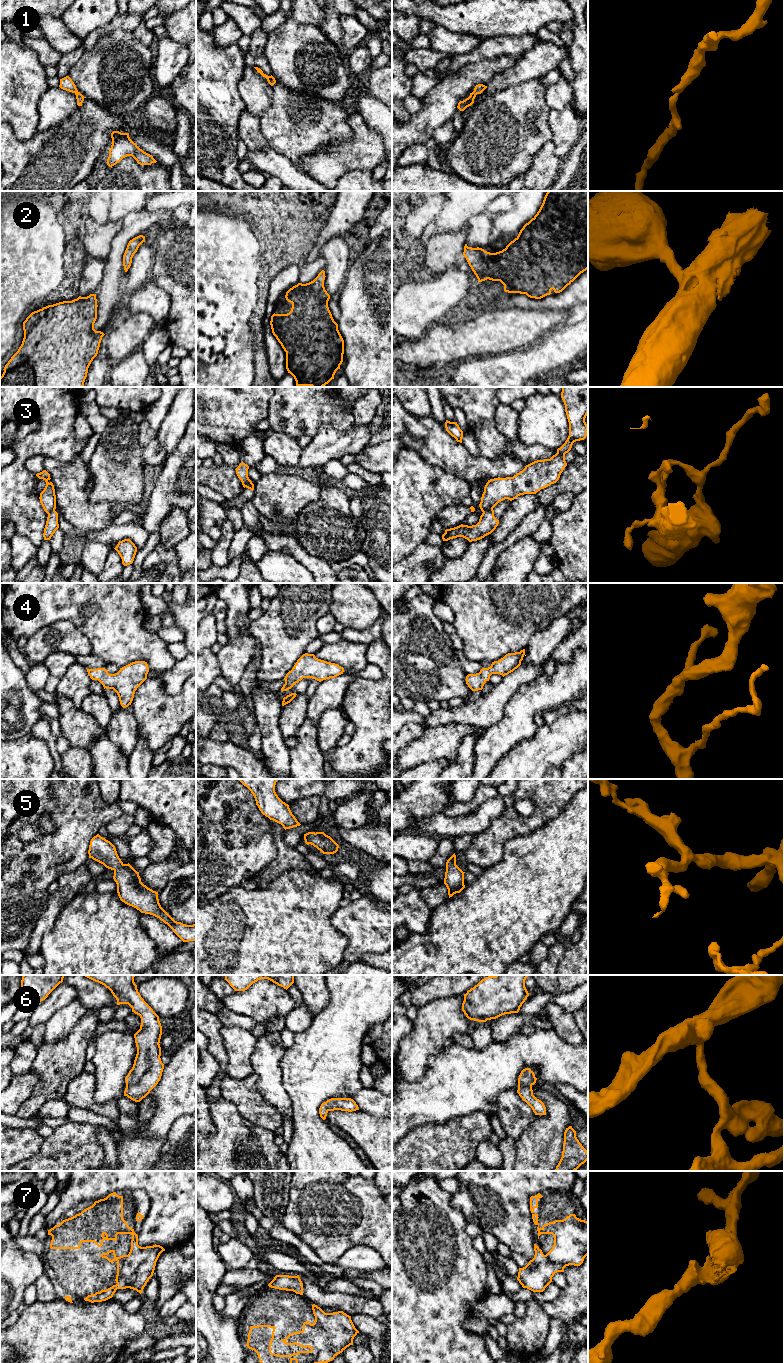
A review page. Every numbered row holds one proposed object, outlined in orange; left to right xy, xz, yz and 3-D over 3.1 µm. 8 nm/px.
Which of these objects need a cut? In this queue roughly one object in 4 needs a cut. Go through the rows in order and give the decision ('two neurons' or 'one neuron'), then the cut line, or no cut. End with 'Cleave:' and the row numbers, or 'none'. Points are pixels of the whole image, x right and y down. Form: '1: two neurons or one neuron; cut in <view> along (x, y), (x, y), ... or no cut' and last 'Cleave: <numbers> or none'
1: one neuron; no cut
2: one neuron; no cut
3: two neurons; cut in yz along (492, 508), (483, 512)
4: one neuron; no cut
5: one neuron; no cut
6: one neuron; no cut
7: one neuron; no cut
Cleave: 3

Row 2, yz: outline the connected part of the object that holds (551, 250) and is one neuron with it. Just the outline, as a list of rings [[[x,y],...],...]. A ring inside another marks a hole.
[[[548,191],[537,214],[523,226],[518,236],[505,249],[490,253],[465,244],[463,255],[478,282],[487,279],[500,281],[505,292],[526,294],[535,299],[550,295],[552,289],[555,293],[562,292],[588,269],[588,191]]]

